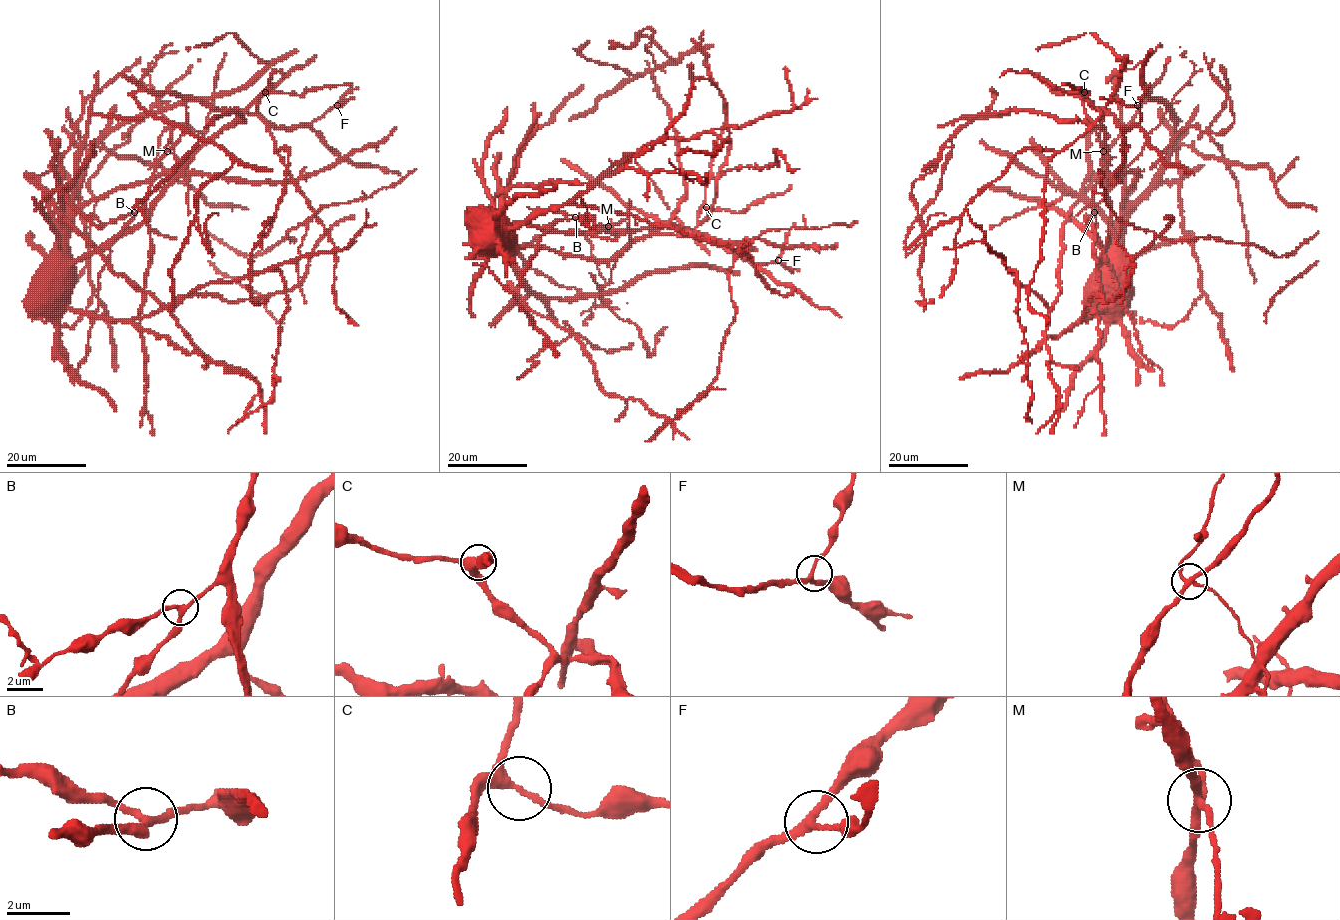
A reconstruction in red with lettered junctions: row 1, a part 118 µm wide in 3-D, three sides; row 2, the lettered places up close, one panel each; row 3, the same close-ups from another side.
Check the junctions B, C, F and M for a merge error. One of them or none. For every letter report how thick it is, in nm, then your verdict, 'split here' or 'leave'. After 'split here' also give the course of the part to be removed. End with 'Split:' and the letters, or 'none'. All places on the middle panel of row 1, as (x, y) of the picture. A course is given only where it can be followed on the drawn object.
B: calibre 240 nm; leave
C: calibre 320 nm; leave
F: calibre 240 nm; leave
M: calibre 240 nm; split here
Split: M

